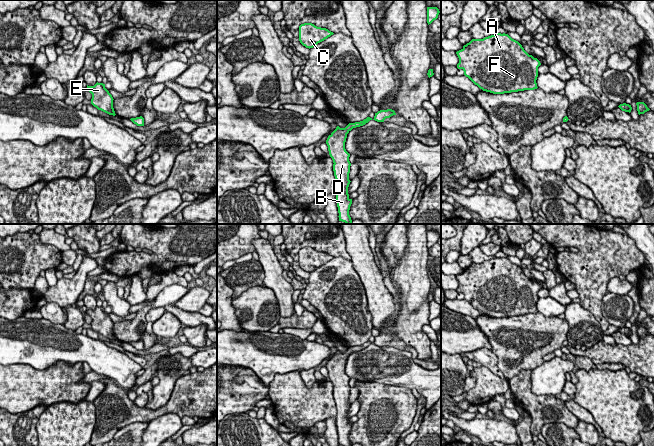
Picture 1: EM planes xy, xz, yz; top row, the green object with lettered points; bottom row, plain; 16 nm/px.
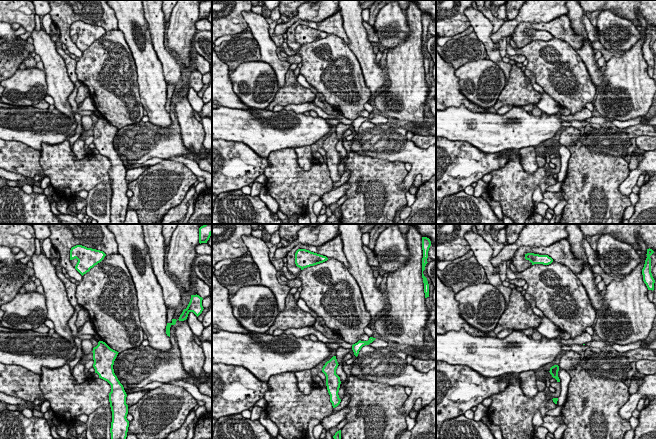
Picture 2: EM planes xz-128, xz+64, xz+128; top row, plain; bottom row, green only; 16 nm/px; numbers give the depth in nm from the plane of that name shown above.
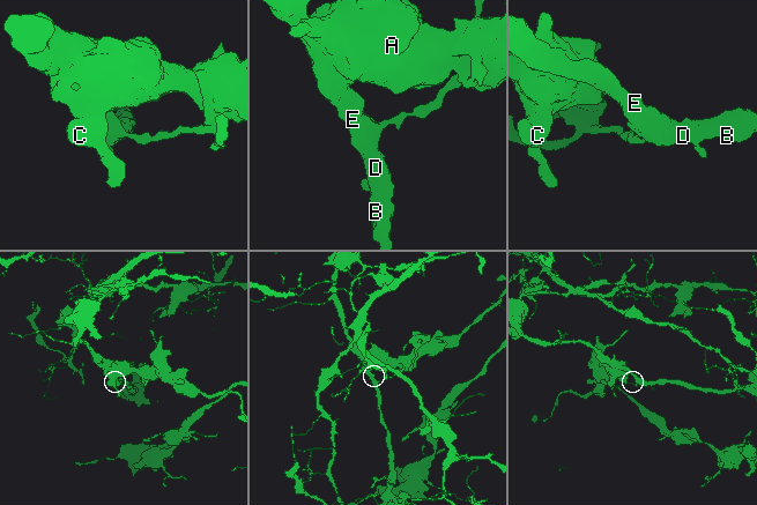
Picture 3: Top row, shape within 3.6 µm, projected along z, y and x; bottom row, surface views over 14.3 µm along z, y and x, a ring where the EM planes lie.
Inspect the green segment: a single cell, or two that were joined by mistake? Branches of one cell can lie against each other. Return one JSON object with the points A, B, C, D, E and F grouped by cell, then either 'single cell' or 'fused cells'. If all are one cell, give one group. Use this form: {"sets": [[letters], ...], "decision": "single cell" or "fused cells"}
{"sets": [["A", "C", "F"], ["B", "D", "E"]], "decision": "fused cells"}

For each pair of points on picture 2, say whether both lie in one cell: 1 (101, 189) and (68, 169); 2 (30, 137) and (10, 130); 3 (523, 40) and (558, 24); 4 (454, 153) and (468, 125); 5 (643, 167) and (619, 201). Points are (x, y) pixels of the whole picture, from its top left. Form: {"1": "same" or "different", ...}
{"1": "different", "2": "same", "3": "same", "4": "different", "5": "different"}

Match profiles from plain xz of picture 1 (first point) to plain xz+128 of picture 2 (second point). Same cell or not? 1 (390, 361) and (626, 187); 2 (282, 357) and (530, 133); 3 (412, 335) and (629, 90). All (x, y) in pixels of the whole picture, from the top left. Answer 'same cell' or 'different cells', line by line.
1: same cell
2: same cell
3: same cell

